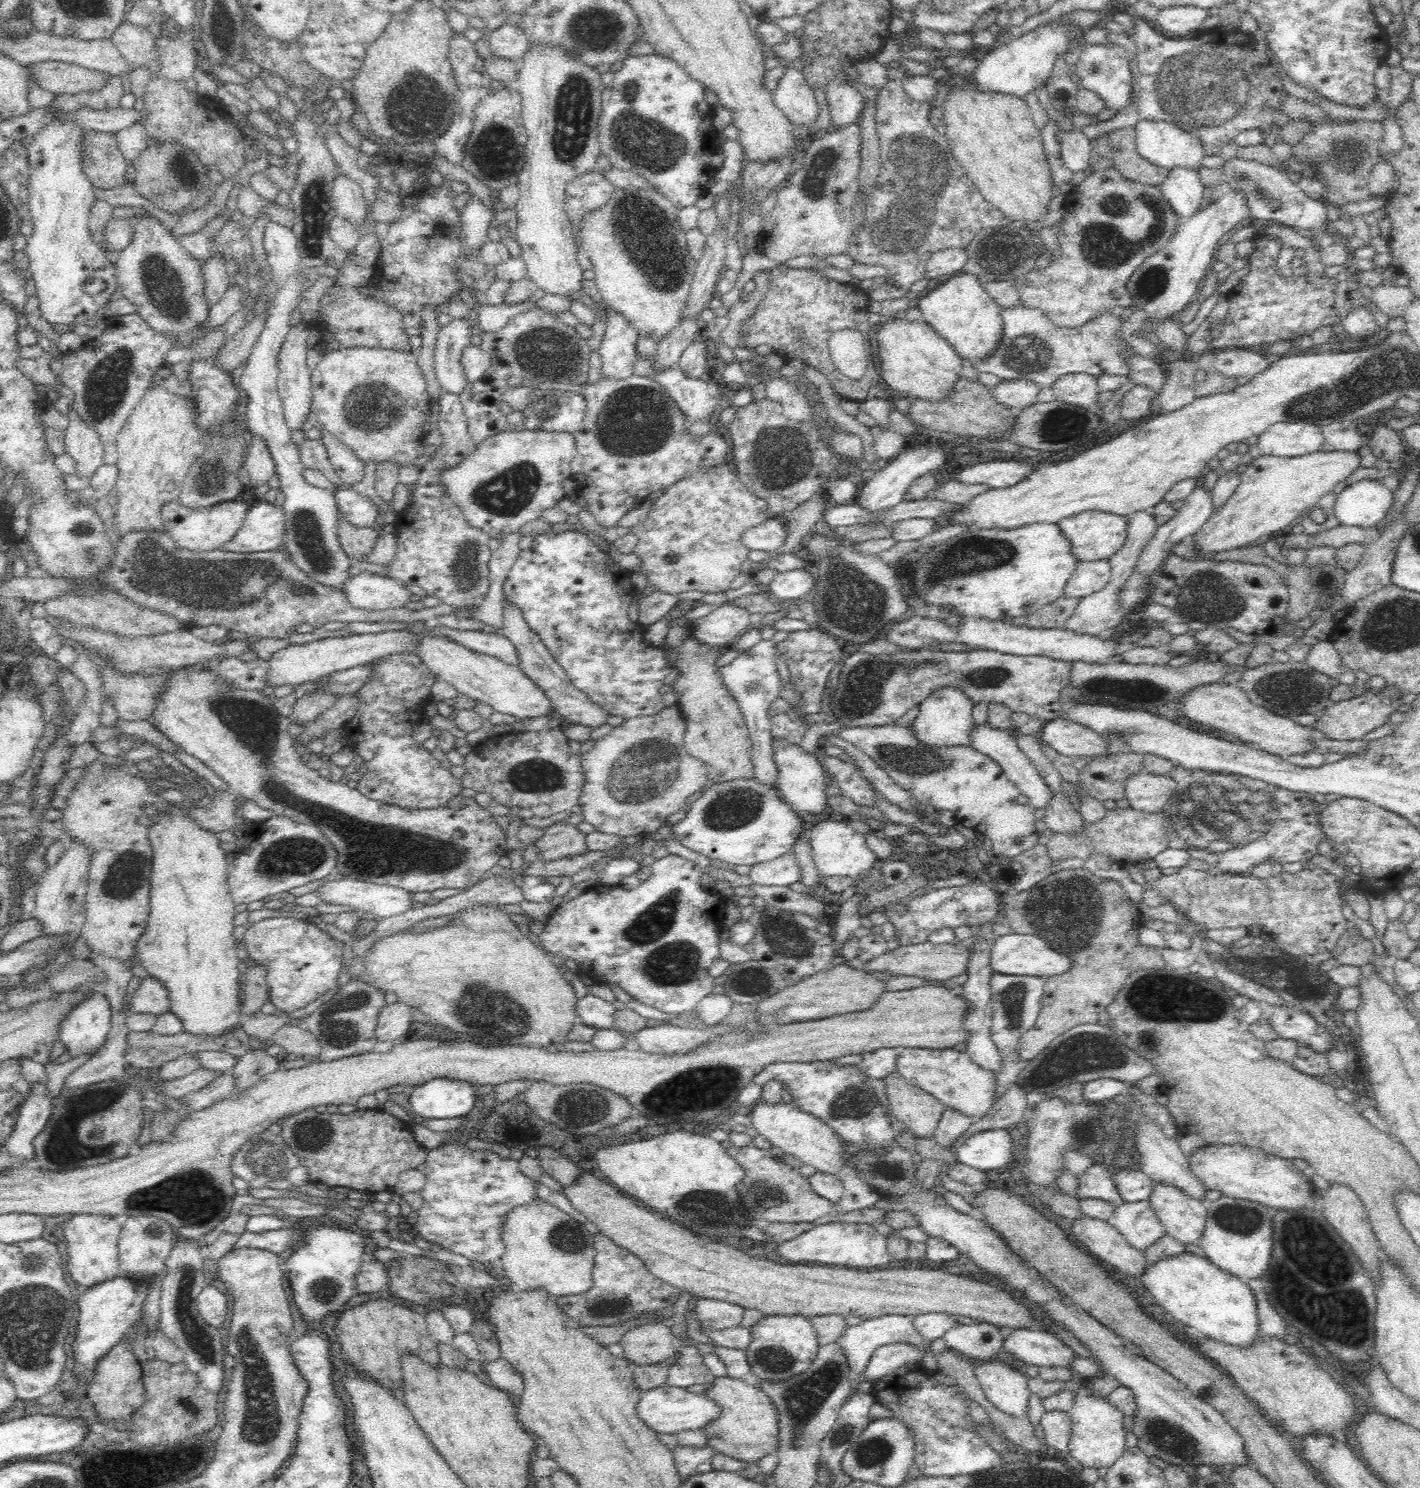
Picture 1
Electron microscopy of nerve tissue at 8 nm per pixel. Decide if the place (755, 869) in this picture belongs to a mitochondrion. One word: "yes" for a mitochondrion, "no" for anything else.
no

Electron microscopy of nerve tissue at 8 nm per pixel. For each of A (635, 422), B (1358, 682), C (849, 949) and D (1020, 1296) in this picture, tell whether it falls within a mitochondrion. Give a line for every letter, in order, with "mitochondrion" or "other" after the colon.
A: mitochondrion
B: other
C: other
D: other

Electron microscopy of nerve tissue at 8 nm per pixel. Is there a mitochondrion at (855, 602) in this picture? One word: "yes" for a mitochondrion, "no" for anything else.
yes

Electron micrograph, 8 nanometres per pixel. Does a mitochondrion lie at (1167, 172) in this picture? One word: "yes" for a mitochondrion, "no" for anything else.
no

